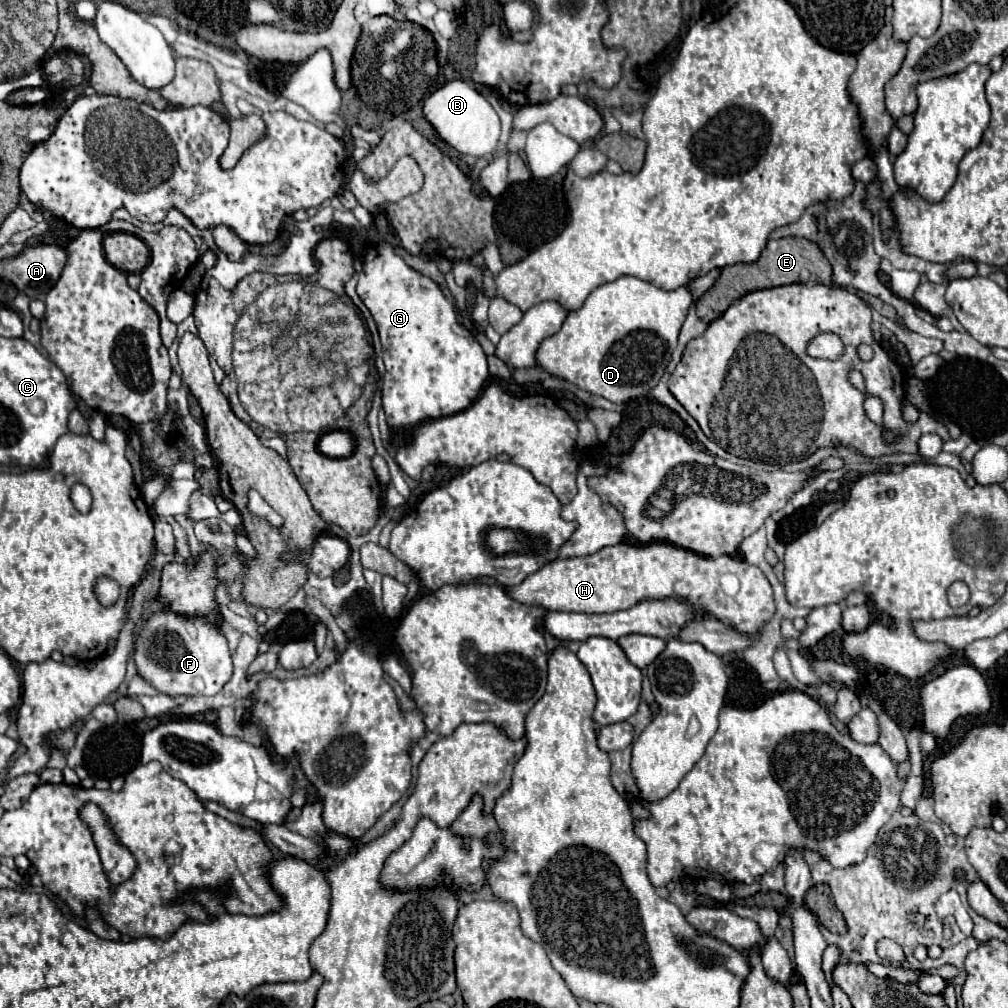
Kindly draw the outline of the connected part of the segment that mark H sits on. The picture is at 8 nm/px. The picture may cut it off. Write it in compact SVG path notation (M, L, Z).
M653 541L647 545L619 543L613 547L603 547L601 551L585 557L567 557L543 565L537 573L529 575L521 585L507 587L509 595L525 605L543 605L547 611L577 611L577 613L611 613L619 609L629 609L643 599L661 599L661 597L687 597L697 609L707 611L717 617L721 623L735 627L745 635L755 635L765 621L775 613L773 591L763 575L763 571L747 561L741 561L731 555L705 557L695 551L683 549L673 543Z

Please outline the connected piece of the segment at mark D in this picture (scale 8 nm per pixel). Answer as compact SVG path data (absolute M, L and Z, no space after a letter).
M631 275L619 277L597 287L579 309L569 311L561 331L539 345L537 365L611 403L635 401L663 377L691 301L687 285L665 291Z

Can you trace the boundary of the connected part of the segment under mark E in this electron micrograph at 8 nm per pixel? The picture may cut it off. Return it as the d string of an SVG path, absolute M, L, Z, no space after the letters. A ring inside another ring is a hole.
M783 237L777 241L769 241L767 247L763 249L763 255L755 263L737 263L731 267L725 267L721 271L721 277L717 283L697 299L697 315L705 321L711 323L719 319L731 303L741 299L743 295L759 289L771 289L779 285L791 285L791 283L821 283L821 285L831 285L831 263L823 255L817 243L803 239L803 237Z

